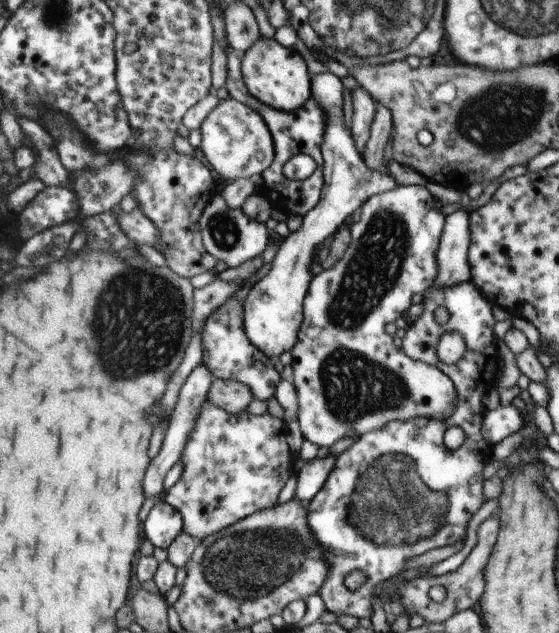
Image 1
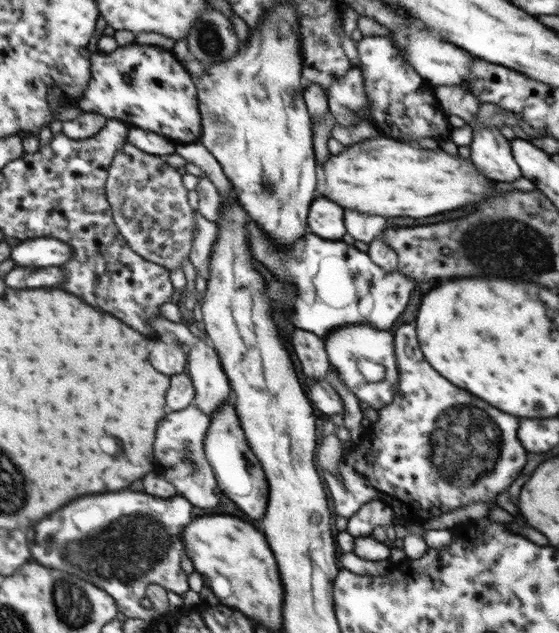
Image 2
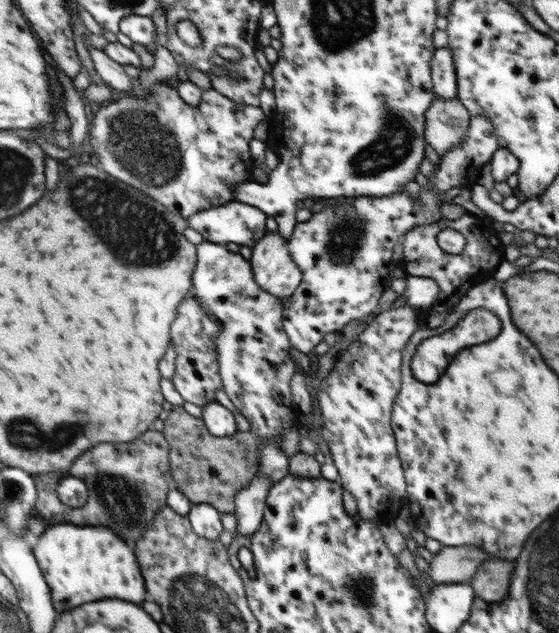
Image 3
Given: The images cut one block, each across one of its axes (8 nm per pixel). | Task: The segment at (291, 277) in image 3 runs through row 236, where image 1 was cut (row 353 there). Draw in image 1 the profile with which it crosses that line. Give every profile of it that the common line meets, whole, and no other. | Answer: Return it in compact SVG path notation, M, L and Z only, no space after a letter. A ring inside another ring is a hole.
M326 72L312 75L310 78L311 97L324 110L326 130L320 144L324 158L324 186L320 201L303 217L302 226L282 240L282 245L272 260L270 272L258 280L246 296L244 302L244 333L262 354L269 358L279 356L282 352L292 351L298 341L303 322L303 301L308 293L310 280L314 278L310 266L316 260L317 250L326 238L348 224L352 213L361 208L370 196L381 194L397 188L390 174L372 172L366 168L364 160L352 138L350 128L346 127L344 118L343 86L340 78Z

